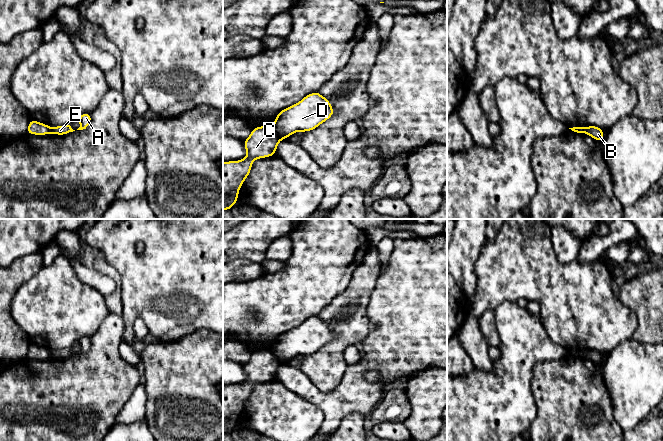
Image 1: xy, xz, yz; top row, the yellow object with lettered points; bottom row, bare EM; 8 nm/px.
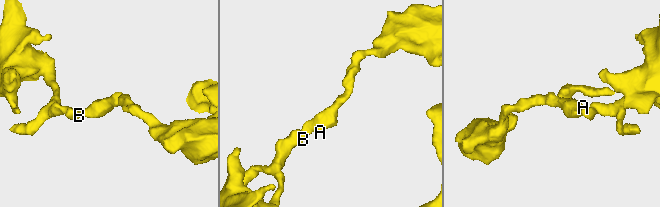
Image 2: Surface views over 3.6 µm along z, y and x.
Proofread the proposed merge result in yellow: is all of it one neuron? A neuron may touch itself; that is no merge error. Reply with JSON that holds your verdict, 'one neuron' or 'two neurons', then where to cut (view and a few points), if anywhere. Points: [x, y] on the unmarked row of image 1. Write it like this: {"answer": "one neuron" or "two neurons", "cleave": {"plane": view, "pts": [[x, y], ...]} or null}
{"answer": "two neurons", "cleave": {"plane": "xz", "pts": [[271, 351], [281, 362]]}}

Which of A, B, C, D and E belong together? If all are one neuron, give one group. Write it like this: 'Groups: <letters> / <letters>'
Groups: A D E / B C

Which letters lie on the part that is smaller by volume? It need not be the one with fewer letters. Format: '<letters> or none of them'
B, C

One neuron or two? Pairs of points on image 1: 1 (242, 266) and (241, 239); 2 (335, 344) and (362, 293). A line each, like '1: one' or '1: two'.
1: two
2: one

